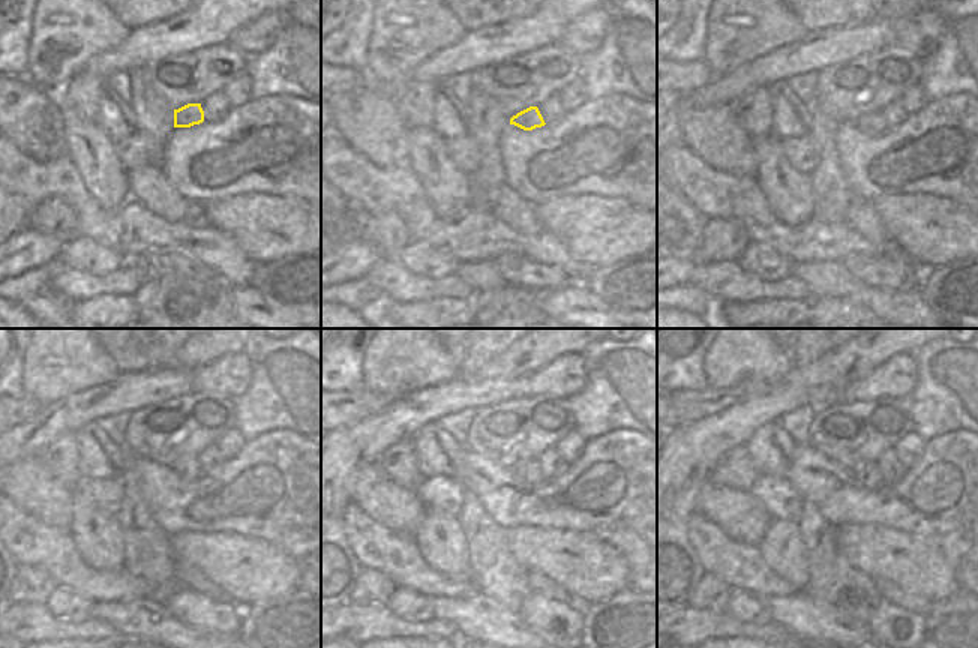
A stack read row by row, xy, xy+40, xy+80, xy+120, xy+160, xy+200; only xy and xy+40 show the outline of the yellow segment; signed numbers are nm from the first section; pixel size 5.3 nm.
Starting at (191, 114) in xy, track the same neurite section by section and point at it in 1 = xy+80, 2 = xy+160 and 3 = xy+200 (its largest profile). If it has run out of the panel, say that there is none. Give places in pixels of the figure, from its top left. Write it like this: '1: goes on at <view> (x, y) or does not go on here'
1: goes on at xy+80 (873, 123)
2: goes on at xy+160 (530, 471)
3: goes on at xy+200 (867, 474)

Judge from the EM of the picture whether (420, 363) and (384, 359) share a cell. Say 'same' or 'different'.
same

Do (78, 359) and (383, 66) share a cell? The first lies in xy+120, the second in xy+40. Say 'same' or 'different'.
same

